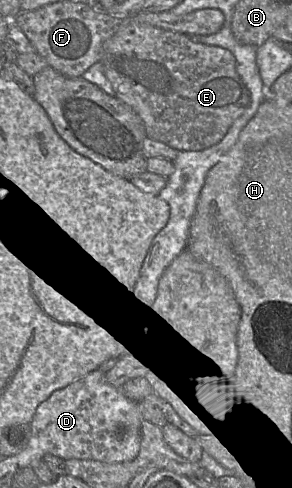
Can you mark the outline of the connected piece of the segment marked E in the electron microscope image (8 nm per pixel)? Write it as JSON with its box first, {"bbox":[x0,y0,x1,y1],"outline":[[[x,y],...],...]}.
{"bbox":[99,17,250,152],"outline":[[[131,17],[122,19],[118,30],[104,43],[102,58],[99,62],[102,62],[104,65],[105,76],[110,81],[115,91],[115,96],[124,104],[128,105],[142,120],[147,137],[165,143],[179,152],[201,151],[219,143],[227,134],[234,121],[244,113],[250,102],[248,87],[236,72],[236,59],[229,50],[193,41],[193,39],[185,33],[165,30],[148,24],[135,22],[131,20]]]}

